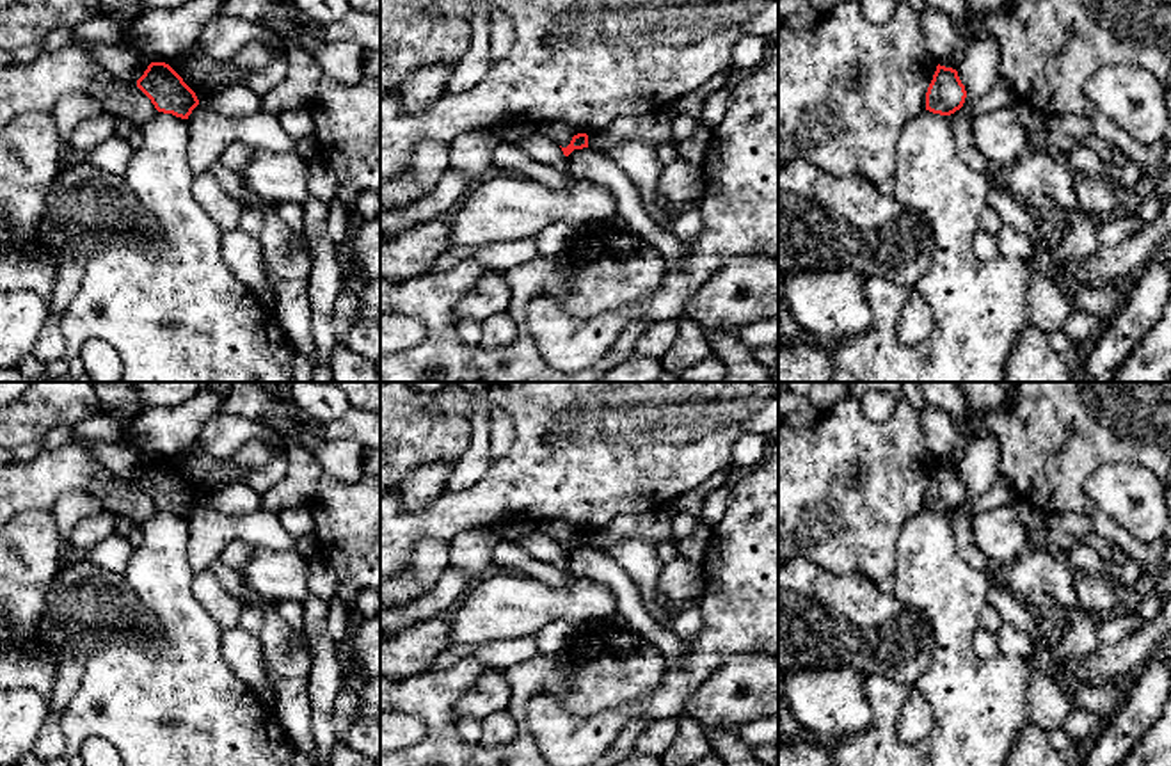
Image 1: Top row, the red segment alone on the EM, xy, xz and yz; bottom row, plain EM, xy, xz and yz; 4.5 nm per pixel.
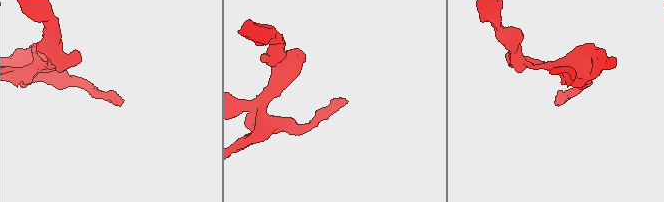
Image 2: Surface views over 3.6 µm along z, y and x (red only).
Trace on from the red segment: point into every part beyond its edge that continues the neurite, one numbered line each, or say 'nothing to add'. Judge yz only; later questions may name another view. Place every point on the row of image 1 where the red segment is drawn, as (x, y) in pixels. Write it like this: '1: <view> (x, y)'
nothing to add

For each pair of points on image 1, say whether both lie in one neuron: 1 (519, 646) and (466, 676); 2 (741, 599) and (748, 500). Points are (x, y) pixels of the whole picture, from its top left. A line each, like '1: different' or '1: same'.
1: different
2: same

